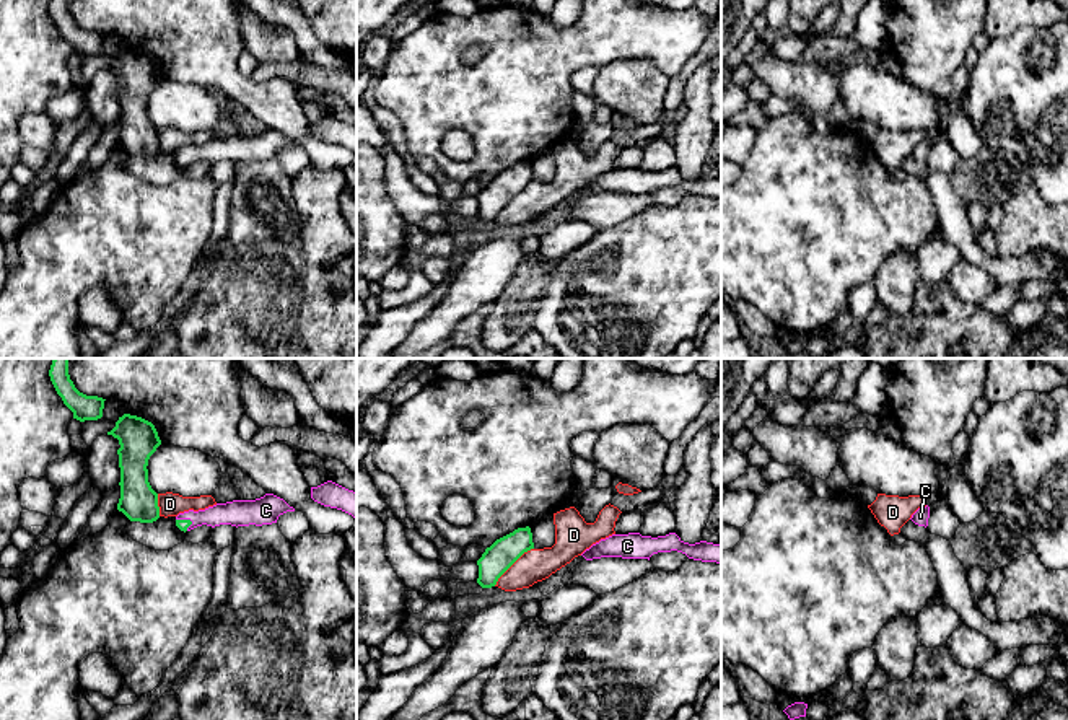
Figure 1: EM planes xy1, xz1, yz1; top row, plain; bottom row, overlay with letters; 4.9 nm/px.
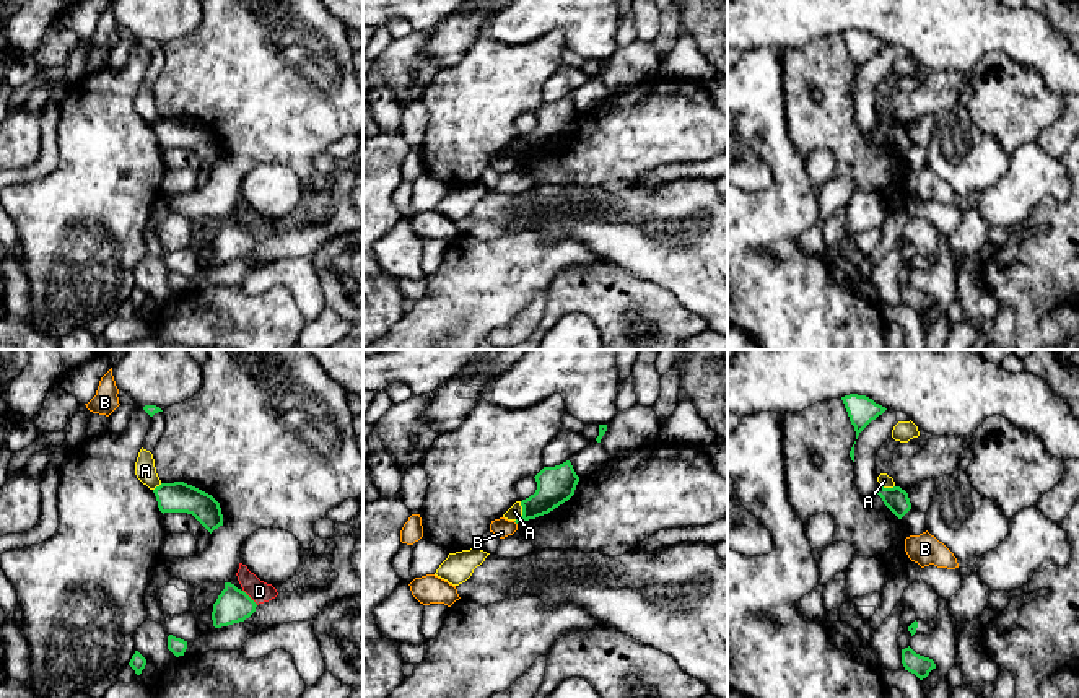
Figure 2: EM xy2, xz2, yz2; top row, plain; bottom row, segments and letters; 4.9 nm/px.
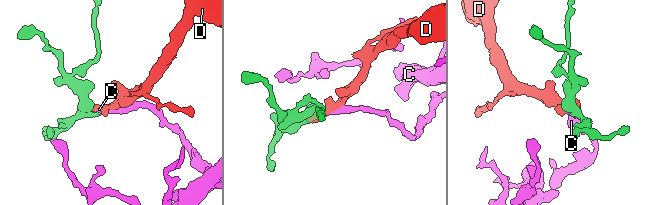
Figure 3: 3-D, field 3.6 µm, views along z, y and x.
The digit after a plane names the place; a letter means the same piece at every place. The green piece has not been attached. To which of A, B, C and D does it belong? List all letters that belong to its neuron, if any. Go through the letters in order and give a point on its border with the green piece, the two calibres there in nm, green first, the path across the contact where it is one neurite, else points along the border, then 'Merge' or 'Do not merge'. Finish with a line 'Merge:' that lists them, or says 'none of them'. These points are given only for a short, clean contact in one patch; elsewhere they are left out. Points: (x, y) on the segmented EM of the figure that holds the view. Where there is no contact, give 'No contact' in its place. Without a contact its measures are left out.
A: Touches green at xz2 (523, 511). Thickness 190 nm (green) against 70 nm. Boundary: xz2 (521, 501), (521, 514), (515, 521). Do not merge
B: No contact. Do not merge
C: Touches green at xy1 (184, 520). Thickness 60 nm (green) against 120 nm. Path across: xy1 (183, 525), (184, 520), (233, 513). Merge
D: Touches green at xz1 (512, 564). Thickness 150 nm (green) against 160 nm. Boundary: xz1 (533, 548), (494, 585). Do not merge
Merge: C

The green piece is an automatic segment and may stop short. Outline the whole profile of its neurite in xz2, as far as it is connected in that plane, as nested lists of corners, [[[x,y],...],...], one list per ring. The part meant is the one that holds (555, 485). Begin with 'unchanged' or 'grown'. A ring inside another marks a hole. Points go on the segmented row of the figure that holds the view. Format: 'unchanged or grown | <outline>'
unchanged | [[[570,460],[555,467],[544,467],[534,478],[537,490],[521,501],[522,516],[514,521],[516,524],[548,514],[558,508],[574,495],[579,482]]]

